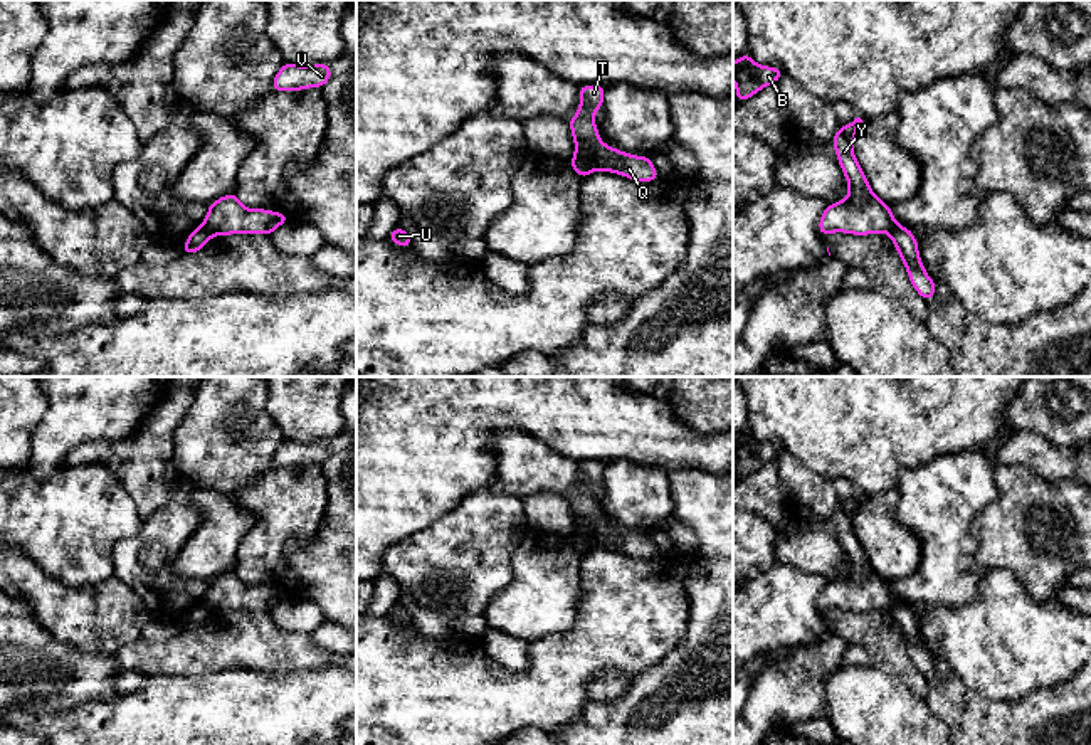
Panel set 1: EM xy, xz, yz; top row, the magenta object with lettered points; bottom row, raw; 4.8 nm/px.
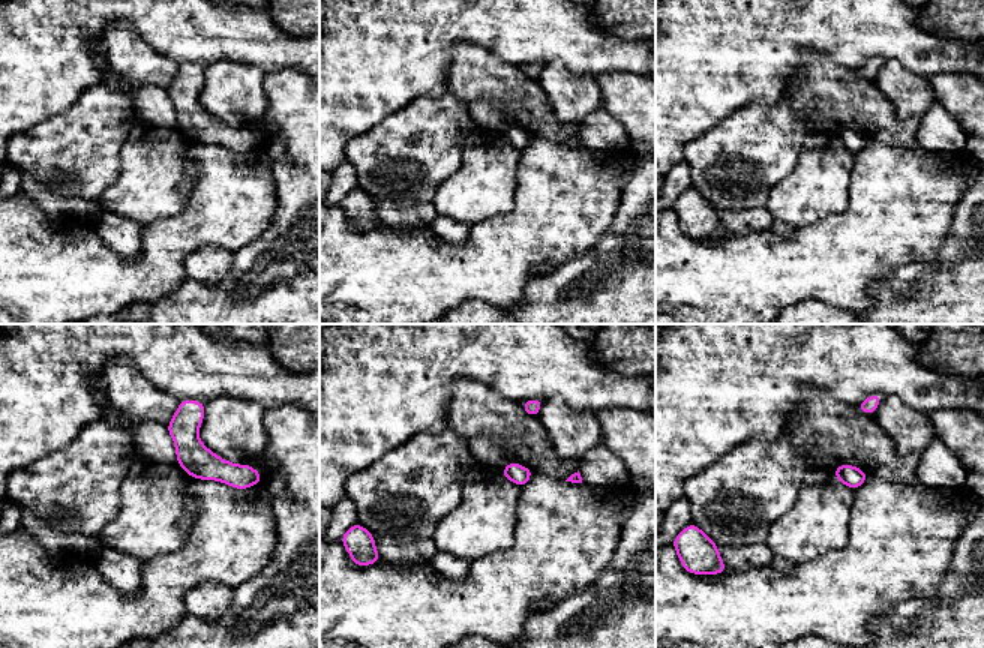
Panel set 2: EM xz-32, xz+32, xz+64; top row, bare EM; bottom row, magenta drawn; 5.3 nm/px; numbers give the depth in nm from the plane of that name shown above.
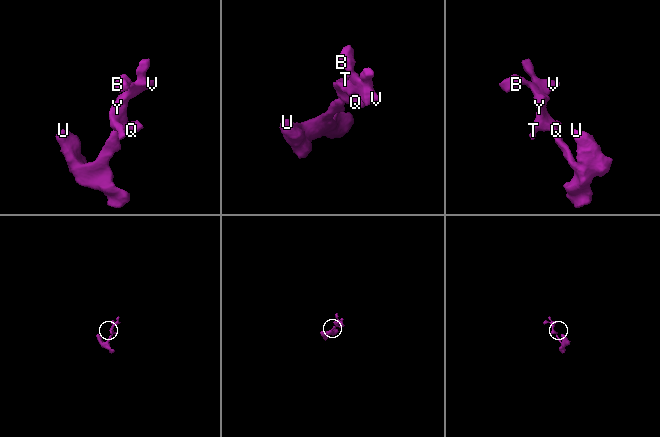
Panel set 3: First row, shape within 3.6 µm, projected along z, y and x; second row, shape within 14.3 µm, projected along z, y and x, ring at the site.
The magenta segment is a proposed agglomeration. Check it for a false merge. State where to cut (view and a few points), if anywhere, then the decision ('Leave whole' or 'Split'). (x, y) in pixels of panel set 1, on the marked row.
Split along xz (575, 153), (592, 169). Split

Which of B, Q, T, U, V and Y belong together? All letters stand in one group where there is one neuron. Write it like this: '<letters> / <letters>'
B Q T V Y / U

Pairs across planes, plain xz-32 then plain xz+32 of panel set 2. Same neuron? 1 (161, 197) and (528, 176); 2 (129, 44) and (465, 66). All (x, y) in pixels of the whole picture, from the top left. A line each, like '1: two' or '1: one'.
1: two
2: one

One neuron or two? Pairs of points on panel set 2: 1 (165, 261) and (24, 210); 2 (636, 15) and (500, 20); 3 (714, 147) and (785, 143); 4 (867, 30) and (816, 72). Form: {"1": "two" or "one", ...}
{"1": "one", "2": "two", "3": "one", "4": "two"}

